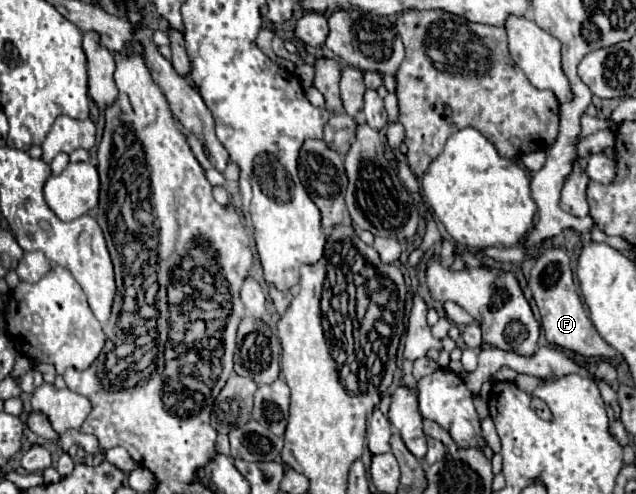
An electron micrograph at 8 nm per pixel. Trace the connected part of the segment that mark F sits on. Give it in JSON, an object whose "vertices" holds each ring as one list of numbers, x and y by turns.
{"vertices":[[548,248,544,250,532,272,530,272,530,280,528,286,534,294,534,300,538,304,538,312,540,312,540,320,546,332,546,340,550,344,568,348,576,354,588,356,588,358,614,358,614,348,610,344,604,342,604,338,598,334,598,330,594,328,590,316,586,314,580,296,576,294,576,286,572,280,572,270,570,270,570,260,566,256,564,250,560,248]]}

